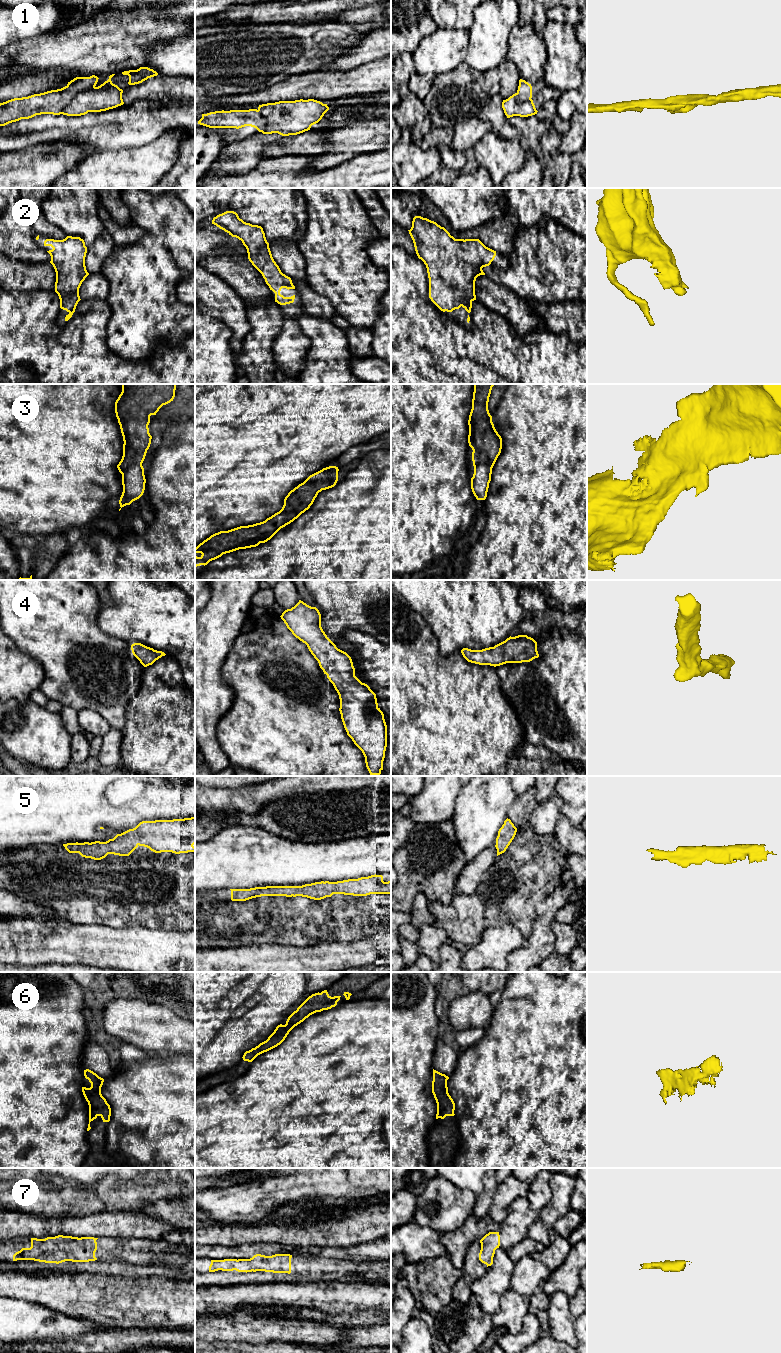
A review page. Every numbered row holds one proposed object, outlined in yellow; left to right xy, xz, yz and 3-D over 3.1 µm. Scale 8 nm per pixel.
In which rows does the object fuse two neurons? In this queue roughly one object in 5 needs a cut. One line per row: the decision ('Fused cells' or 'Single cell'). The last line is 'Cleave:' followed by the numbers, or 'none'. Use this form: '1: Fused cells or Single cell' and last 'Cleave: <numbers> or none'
1: Fused cells
2: Single cell
3: Single cell
4: Single cell
5: Single cell
6: Single cell
7: Single cell
Cleave: 1

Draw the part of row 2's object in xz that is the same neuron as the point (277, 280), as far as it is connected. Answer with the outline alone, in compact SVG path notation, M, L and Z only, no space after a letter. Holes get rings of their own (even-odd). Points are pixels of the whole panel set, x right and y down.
M226 211L222 214L217 215L213 218L212 224L224 230L232 237L236 237L242 241L243 245L247 249L249 261L262 274L270 290L275 293L275 302L280 305L286 305L294 302L295 295L291 297L284 297L280 294L282 288L286 288L289 290L295 289L295 286L293 285L291 278L283 274L279 266L274 261L269 248L269 243L266 240L265 233L261 226L244 222L234 211Z

